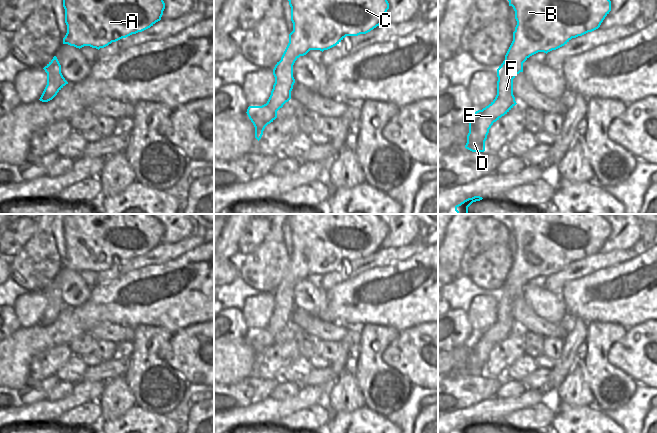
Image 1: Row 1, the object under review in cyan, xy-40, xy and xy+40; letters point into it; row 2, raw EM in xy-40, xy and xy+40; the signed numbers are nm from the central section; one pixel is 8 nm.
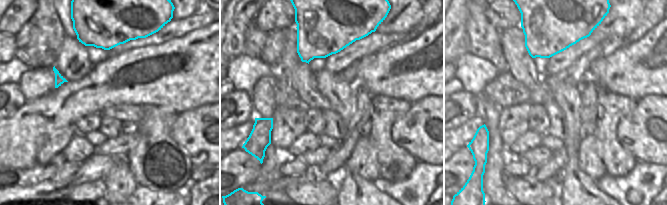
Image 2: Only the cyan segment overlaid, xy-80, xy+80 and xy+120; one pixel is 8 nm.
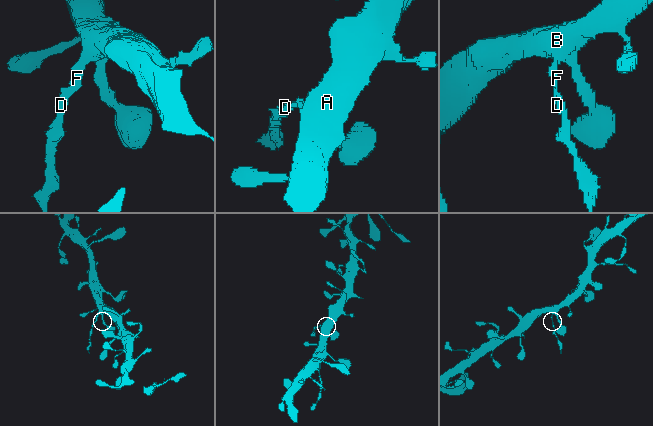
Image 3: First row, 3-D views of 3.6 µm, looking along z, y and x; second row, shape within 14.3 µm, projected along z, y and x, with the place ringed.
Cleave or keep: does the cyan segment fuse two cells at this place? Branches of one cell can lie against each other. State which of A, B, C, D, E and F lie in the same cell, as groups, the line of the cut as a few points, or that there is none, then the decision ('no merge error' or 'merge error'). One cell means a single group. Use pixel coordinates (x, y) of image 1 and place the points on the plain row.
groups A B C / D E F; cut xy+40 (526, 281), (521, 277), (515, 283), (505, 284); merge error

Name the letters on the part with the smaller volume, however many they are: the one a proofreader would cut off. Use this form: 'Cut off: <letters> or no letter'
Cut off: D, E, F

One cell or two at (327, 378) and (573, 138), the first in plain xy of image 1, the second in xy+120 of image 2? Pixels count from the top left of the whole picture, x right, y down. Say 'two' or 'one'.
two

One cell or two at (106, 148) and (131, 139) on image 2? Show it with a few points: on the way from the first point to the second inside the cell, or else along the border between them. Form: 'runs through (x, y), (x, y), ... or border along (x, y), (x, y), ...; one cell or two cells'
runs through (112, 147), (119, 147), (125, 142); one cell

